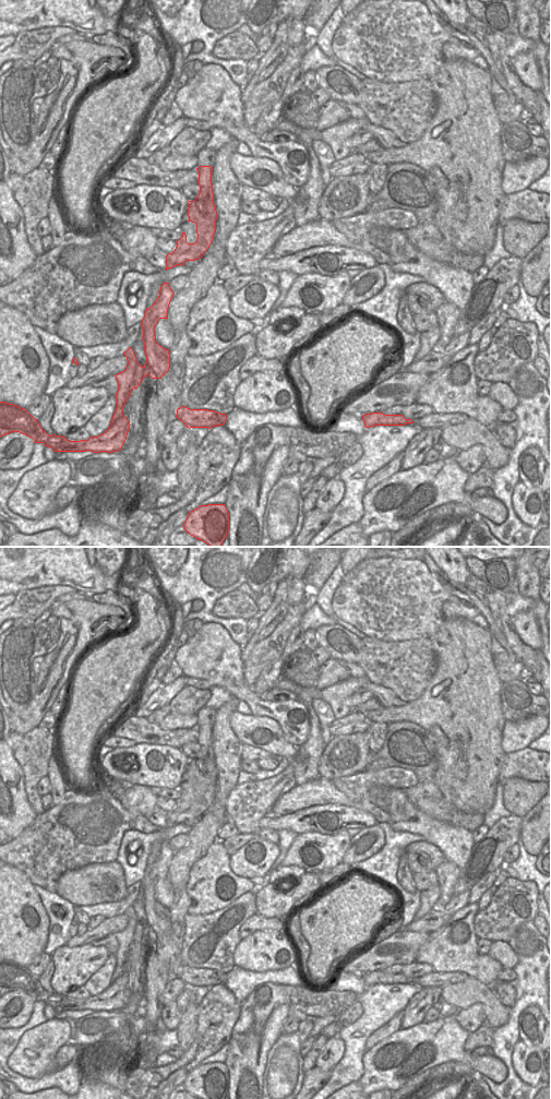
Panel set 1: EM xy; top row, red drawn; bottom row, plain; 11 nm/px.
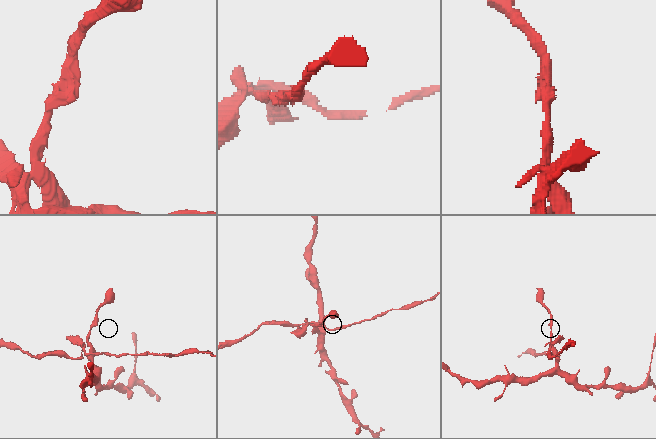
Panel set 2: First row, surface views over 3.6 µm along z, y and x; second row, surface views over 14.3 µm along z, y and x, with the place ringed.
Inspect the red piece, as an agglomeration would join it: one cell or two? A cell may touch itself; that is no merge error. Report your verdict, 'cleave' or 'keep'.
cleave

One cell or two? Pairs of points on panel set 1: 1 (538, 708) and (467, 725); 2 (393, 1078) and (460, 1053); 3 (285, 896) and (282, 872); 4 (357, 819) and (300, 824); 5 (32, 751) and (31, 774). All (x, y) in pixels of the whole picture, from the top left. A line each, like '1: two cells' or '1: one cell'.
1: two cells
2: one cell
3: two cells
4: one cell
5: one cell

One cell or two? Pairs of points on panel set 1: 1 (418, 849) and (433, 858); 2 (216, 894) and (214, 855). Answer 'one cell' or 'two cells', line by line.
1: one cell
2: one cell

